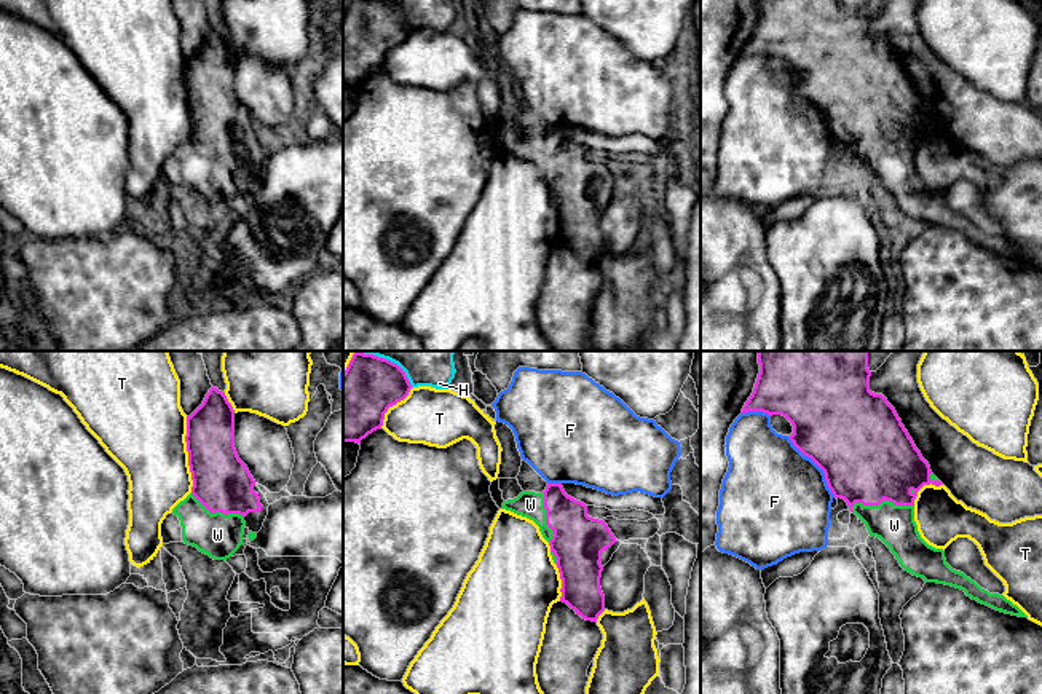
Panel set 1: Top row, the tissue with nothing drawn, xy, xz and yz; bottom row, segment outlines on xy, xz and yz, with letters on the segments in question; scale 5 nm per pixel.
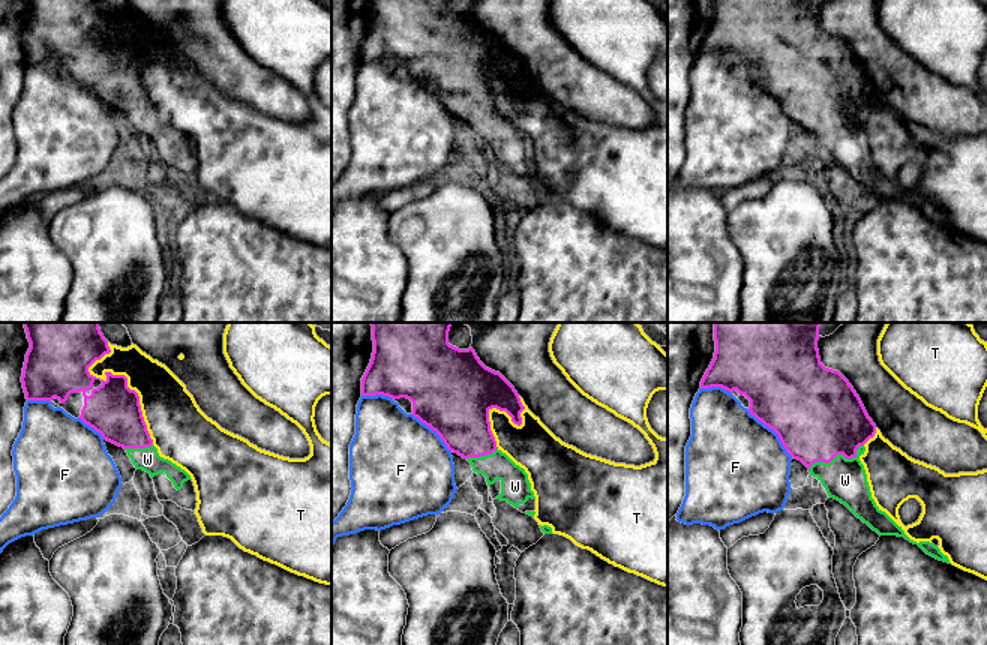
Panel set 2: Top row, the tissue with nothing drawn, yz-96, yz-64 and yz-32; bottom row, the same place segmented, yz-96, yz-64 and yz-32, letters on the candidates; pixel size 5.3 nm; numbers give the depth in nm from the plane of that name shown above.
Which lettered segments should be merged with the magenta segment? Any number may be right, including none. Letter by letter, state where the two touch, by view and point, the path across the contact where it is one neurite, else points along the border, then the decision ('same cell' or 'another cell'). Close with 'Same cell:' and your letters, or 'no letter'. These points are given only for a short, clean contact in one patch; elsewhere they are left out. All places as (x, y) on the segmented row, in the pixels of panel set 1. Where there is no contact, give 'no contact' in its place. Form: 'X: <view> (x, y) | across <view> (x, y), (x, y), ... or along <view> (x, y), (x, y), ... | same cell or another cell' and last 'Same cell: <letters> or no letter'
F: yz (817, 465) | another cell
H: xz (386, 359) | another cell
T: xy (189, 455) | another cell
W: yz (880, 503) | same cell
Same cell: W

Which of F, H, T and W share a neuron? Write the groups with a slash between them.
F / H / T / W

